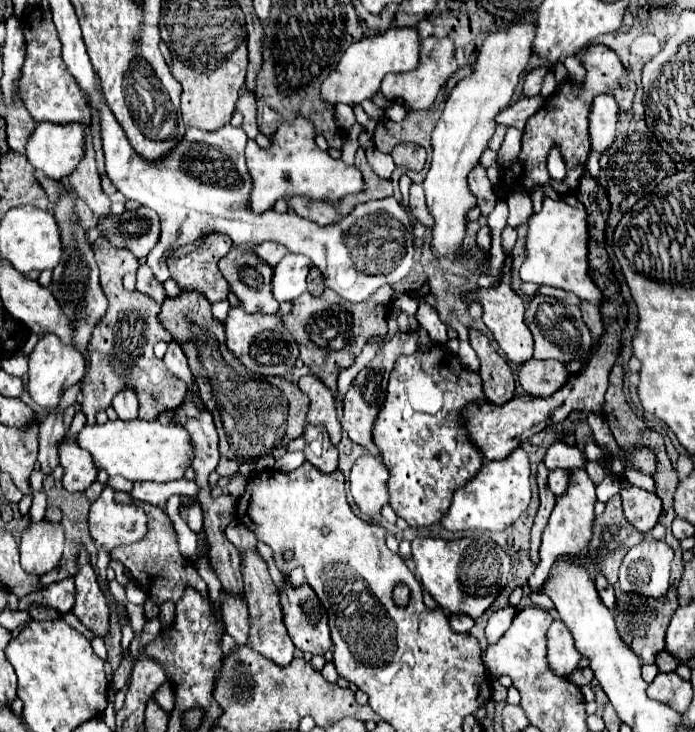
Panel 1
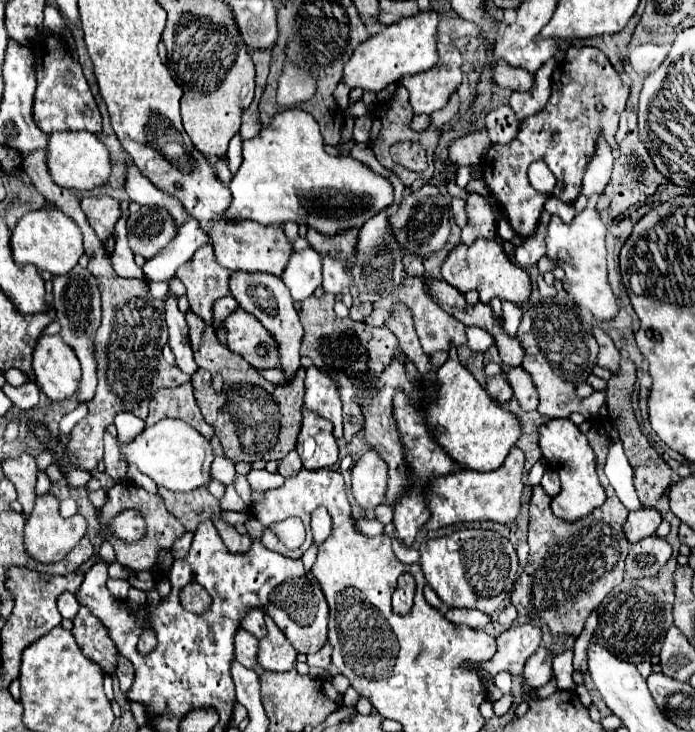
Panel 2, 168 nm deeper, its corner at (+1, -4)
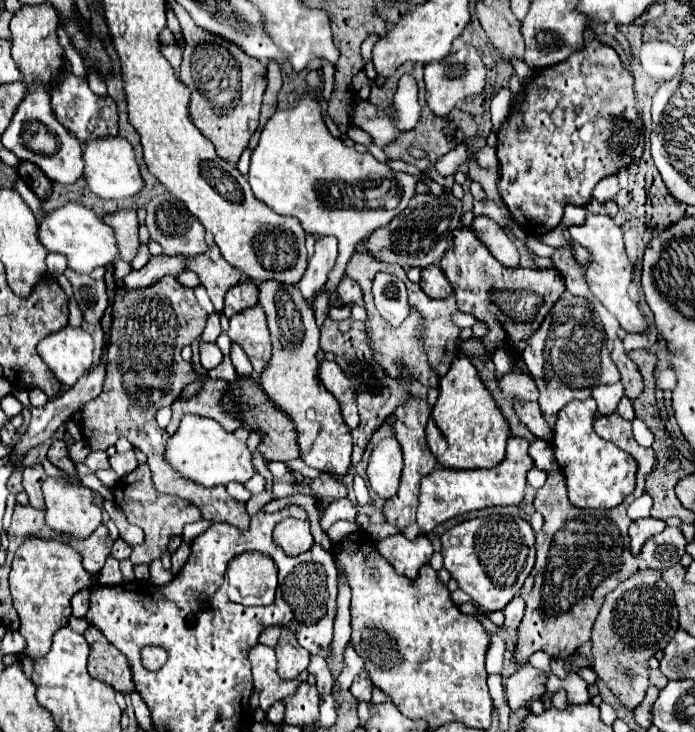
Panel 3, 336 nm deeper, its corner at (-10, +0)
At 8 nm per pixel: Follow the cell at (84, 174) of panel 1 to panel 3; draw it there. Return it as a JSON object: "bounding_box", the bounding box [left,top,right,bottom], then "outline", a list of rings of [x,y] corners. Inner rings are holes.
{"bounding_box":[104,211,140,263],"outline":[[[116,211],[112,215],[106,215],[104,221],[116,231],[116,241],[120,243],[120,259],[130,263],[140,247],[138,239],[138,217],[136,211]]]}

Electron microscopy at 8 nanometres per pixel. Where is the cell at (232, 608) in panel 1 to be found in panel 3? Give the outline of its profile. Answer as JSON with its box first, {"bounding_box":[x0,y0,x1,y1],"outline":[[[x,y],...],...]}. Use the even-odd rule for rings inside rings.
{"bounding_box":[248,645,298,711],"outline":[[[256,645],[248,651],[248,659],[252,663],[252,675],[254,675],[254,689],[260,693],[260,709],[268,711],[272,703],[286,699],[296,693],[298,683],[282,681],[276,673],[276,655],[274,649],[268,649],[266,645]]]}

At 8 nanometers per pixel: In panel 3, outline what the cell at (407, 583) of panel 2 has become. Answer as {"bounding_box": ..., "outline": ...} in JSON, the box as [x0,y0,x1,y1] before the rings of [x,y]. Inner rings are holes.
{"bounding_box":[376,533,434,579],"outline":[[[396,533],[390,539],[378,541],[376,551],[396,569],[396,573],[414,579],[418,575],[418,569],[430,561],[434,549],[426,537],[406,541],[404,535]]]}

